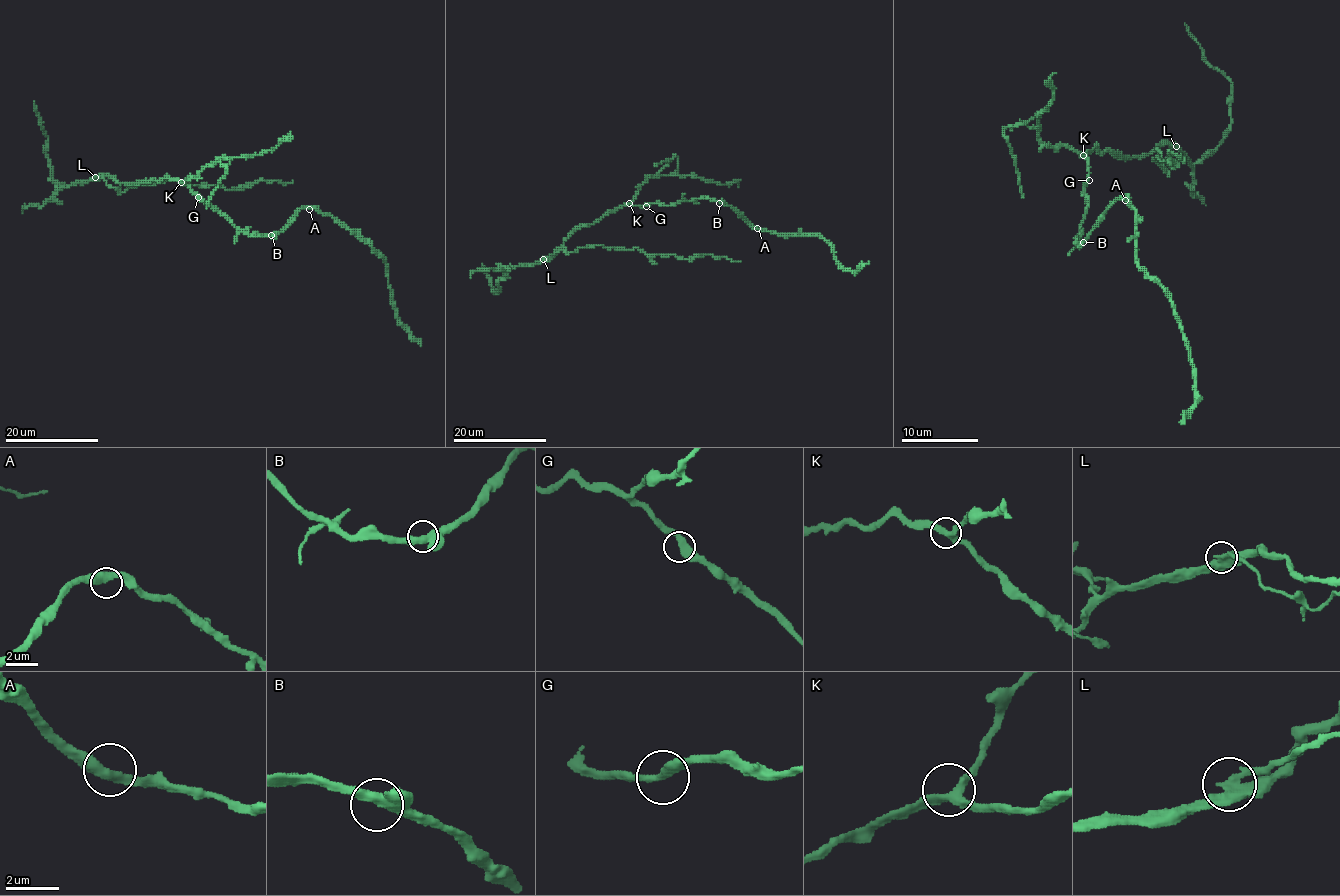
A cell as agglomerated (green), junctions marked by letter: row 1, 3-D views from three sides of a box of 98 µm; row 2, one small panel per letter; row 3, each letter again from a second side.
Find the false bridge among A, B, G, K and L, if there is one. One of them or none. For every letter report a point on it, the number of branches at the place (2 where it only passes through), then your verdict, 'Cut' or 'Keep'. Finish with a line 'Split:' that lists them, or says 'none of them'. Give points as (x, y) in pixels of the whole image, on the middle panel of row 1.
A: Place: (757, 228). Branches: 2. Keep
B: Place: (719, 203). Branches: 2. Keep
G: Place: (646, 206). Branches: 2. Keep
K: Place: (629, 203). Branches: 3. Keep
L: Place: (543, 259). Branches: 2. Cut
Split: L

